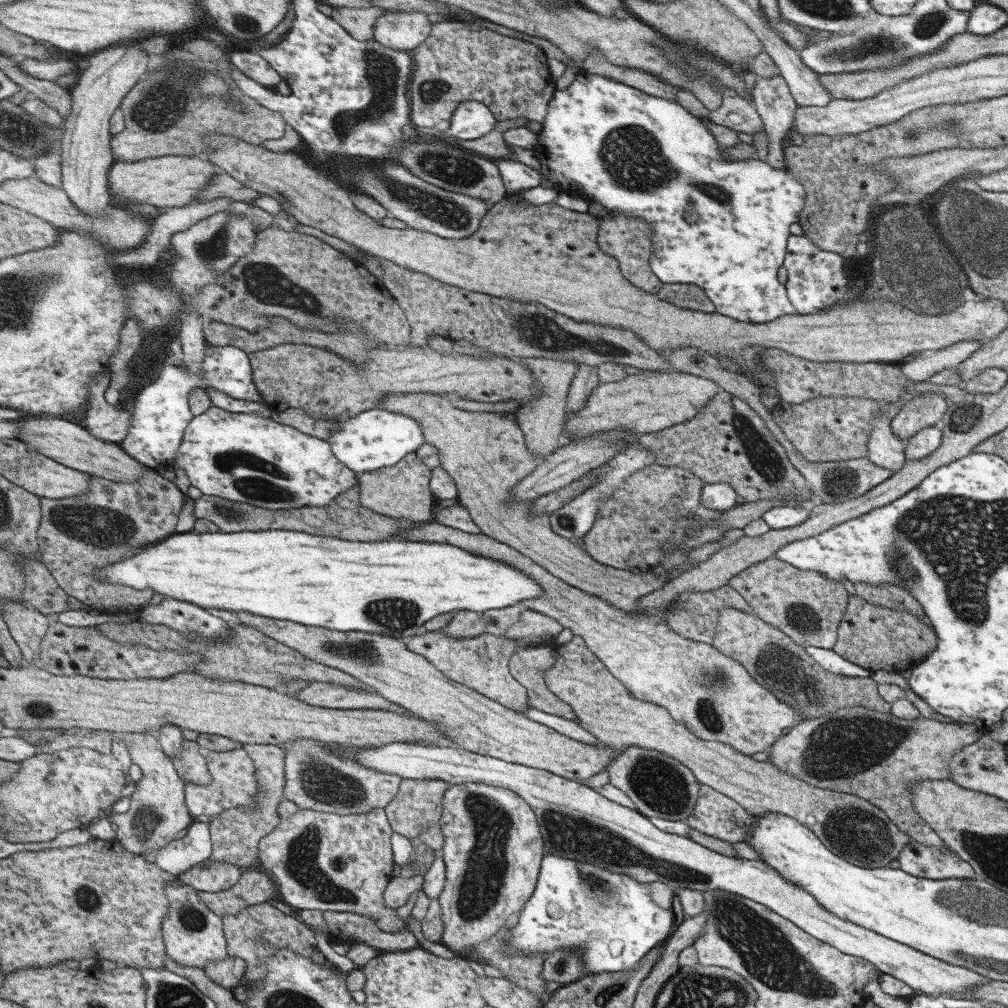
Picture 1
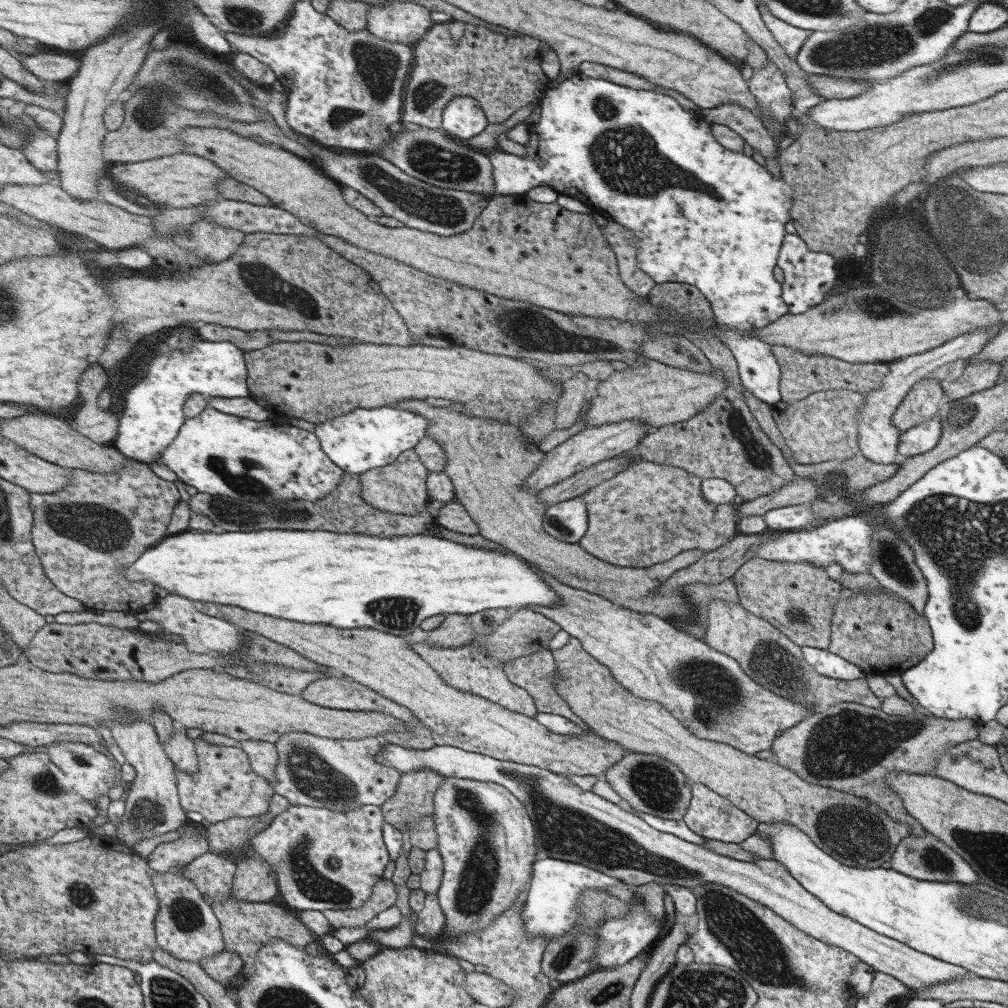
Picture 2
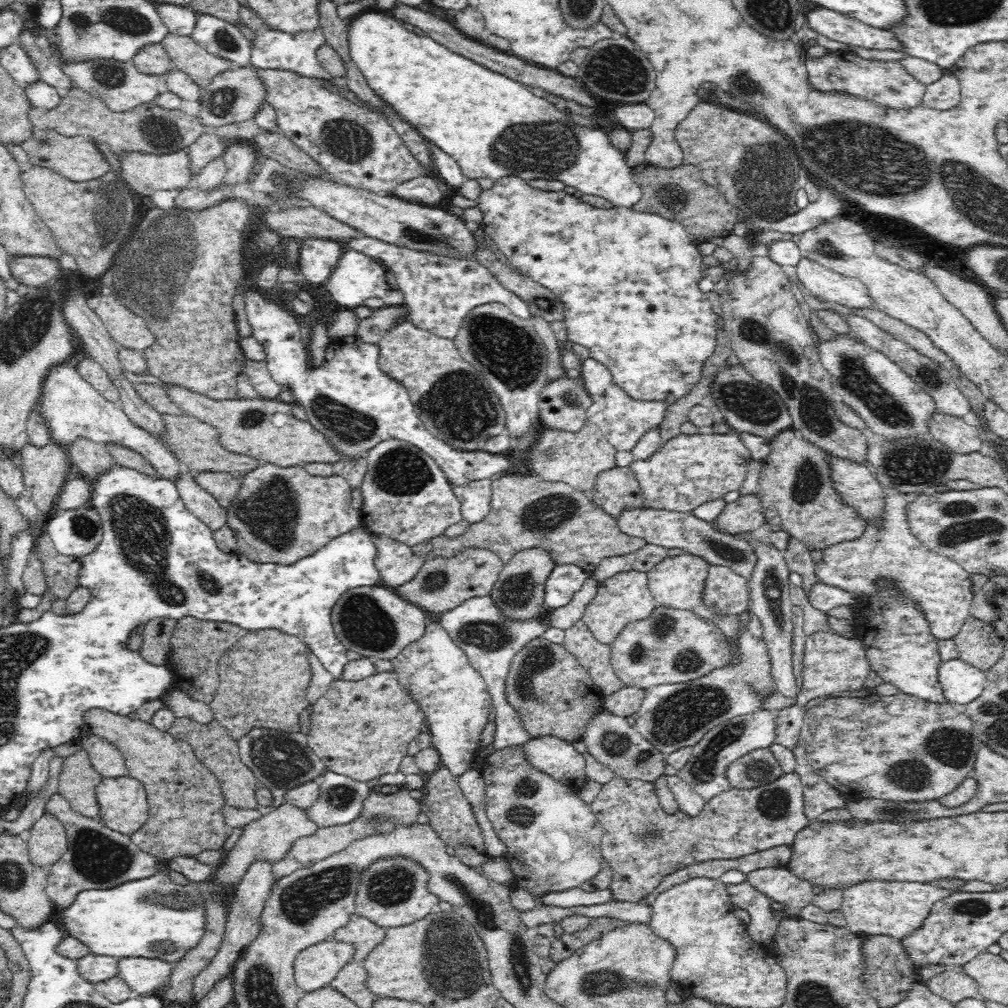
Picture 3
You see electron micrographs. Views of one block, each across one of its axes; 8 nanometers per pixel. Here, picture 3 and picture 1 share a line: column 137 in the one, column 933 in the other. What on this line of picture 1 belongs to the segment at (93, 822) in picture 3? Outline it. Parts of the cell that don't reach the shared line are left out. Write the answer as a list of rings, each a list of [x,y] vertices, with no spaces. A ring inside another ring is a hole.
[[[909,840],[899,856],[899,870],[927,880],[977,880],[975,870],[953,852],[943,846],[927,846],[917,840]]]

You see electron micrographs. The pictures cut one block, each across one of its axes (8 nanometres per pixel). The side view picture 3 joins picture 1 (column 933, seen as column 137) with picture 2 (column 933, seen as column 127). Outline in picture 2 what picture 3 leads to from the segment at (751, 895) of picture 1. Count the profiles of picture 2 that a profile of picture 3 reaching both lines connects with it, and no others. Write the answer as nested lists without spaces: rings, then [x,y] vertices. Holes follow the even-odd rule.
[[[383,744],[379,762],[395,768],[401,776],[417,768],[431,768],[439,776],[471,778],[477,782],[493,782],[507,788],[531,816],[533,838],[535,838],[535,860],[555,858],[565,862],[575,862],[599,870],[619,882],[641,886],[647,882],[655,884],[675,884],[681,888],[695,888],[703,882],[715,882],[719,886],[733,888],[735,892],[765,904],[769,910],[791,922],[795,928],[805,934],[843,948],[845,952],[857,956],[861,962],[869,964],[875,972],[883,972],[905,984],[907,988],[923,988],[927,984],[937,984],[943,980],[971,976],[965,968],[953,966],[929,954],[917,952],[903,942],[897,942],[889,936],[883,936],[843,914],[827,908],[819,898],[807,892],[787,868],[775,858],[753,862],[739,862],[727,856],[721,856],[703,846],[685,842],[673,834],[657,832],[649,828],[641,818],[617,808],[593,792],[583,792],[573,786],[565,776],[553,774],[537,766],[525,766],[517,762],[495,760],[491,756],[465,752],[455,746],[433,746],[429,750],[407,750],[395,744]]]

